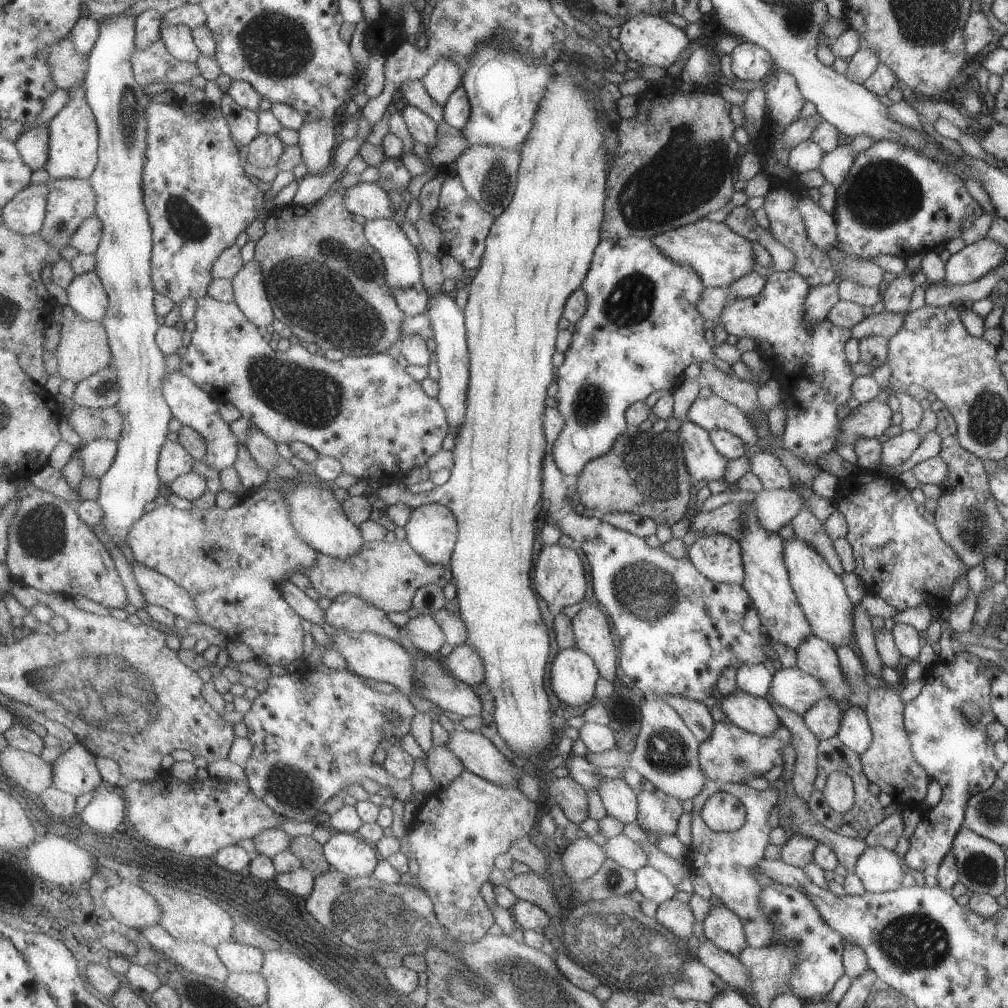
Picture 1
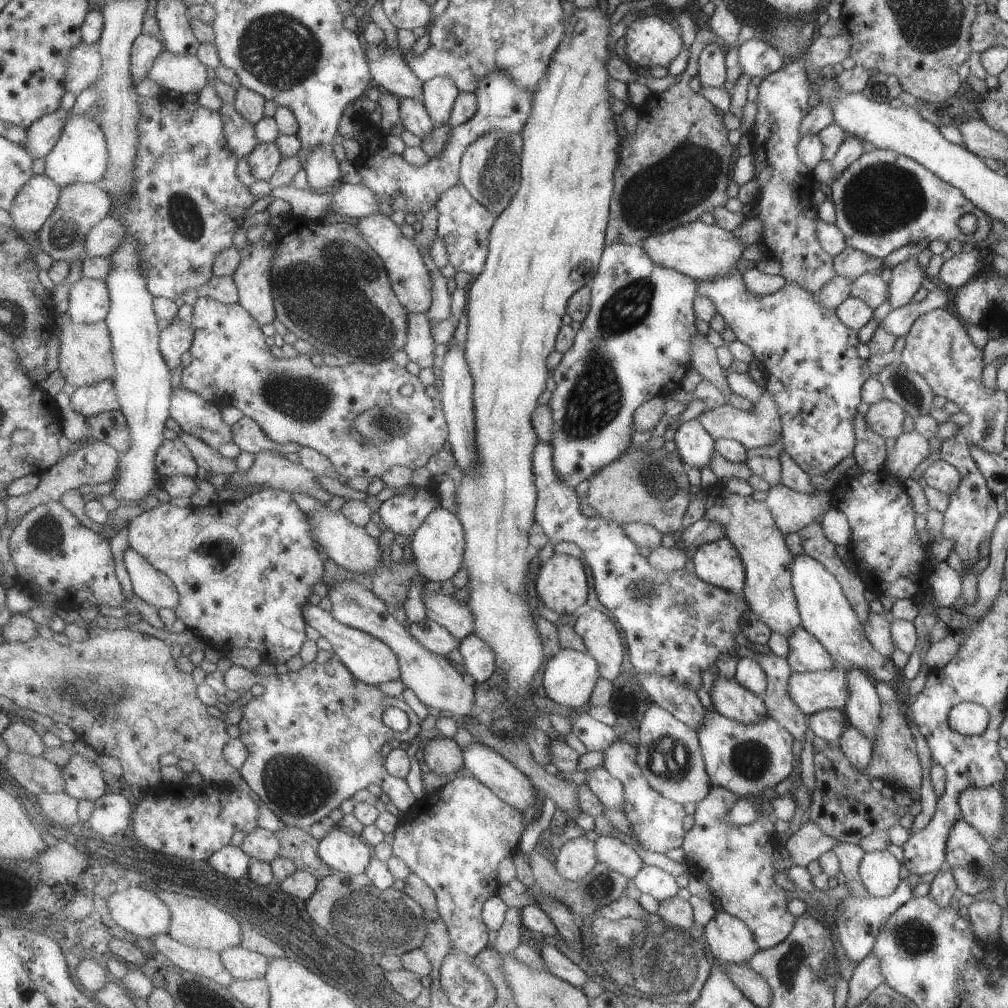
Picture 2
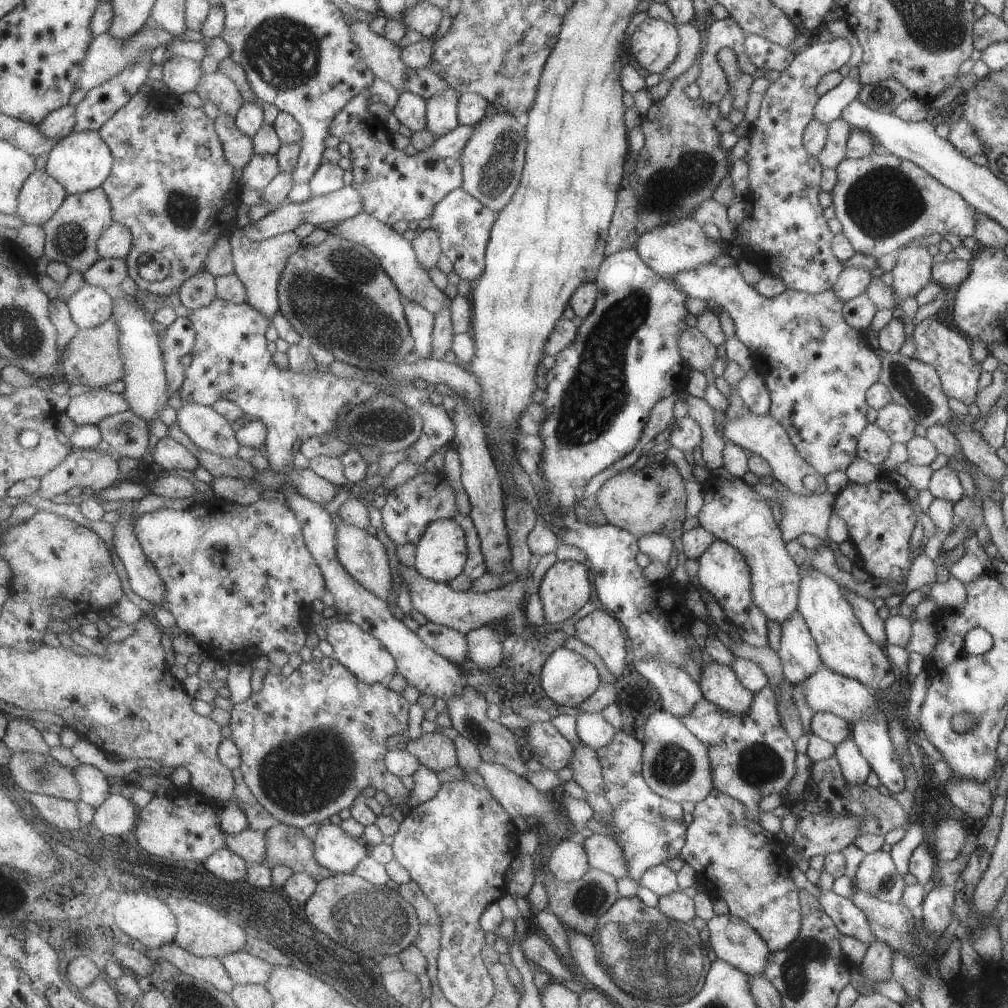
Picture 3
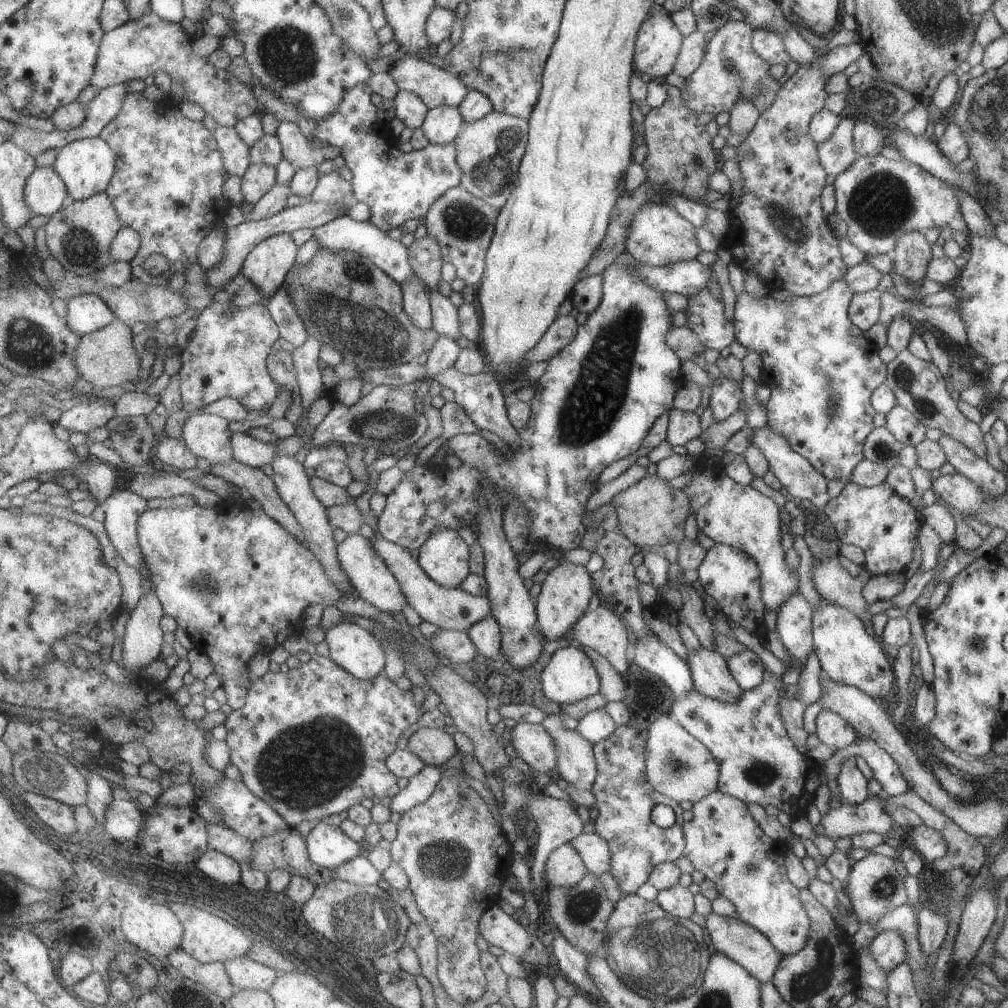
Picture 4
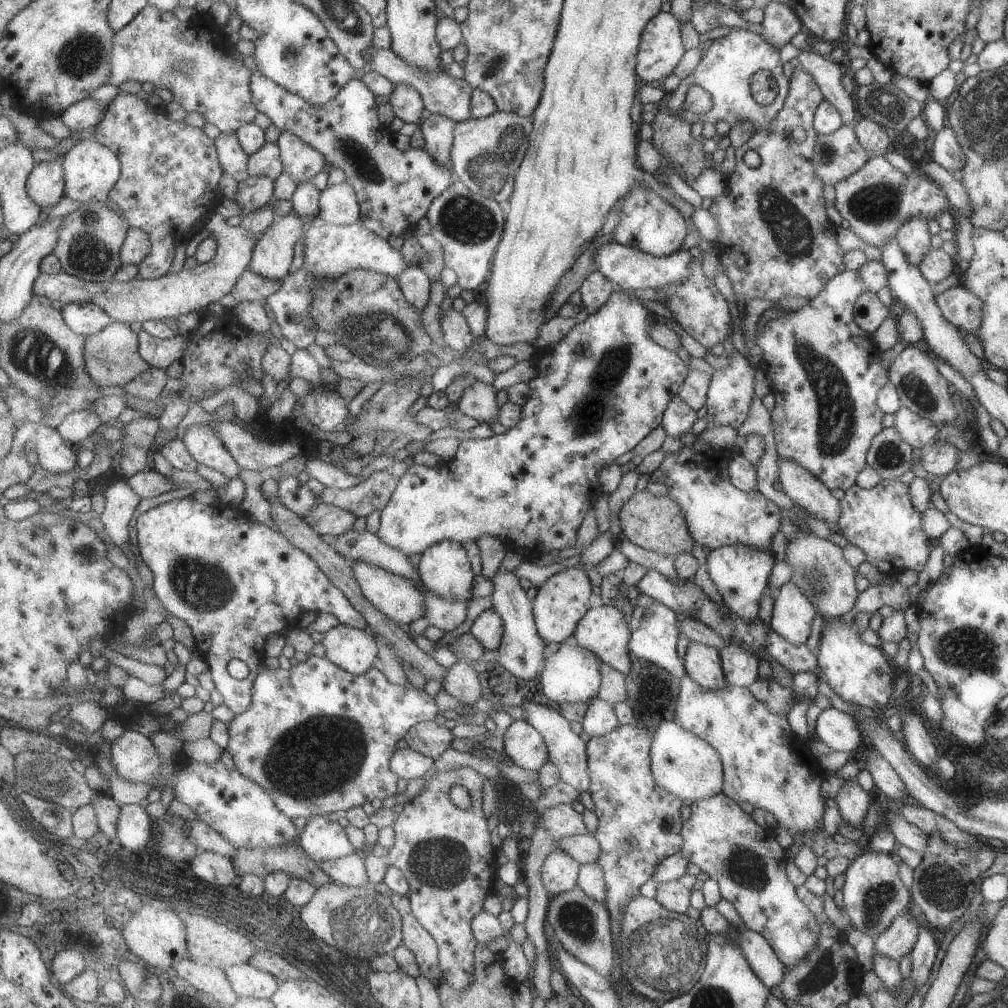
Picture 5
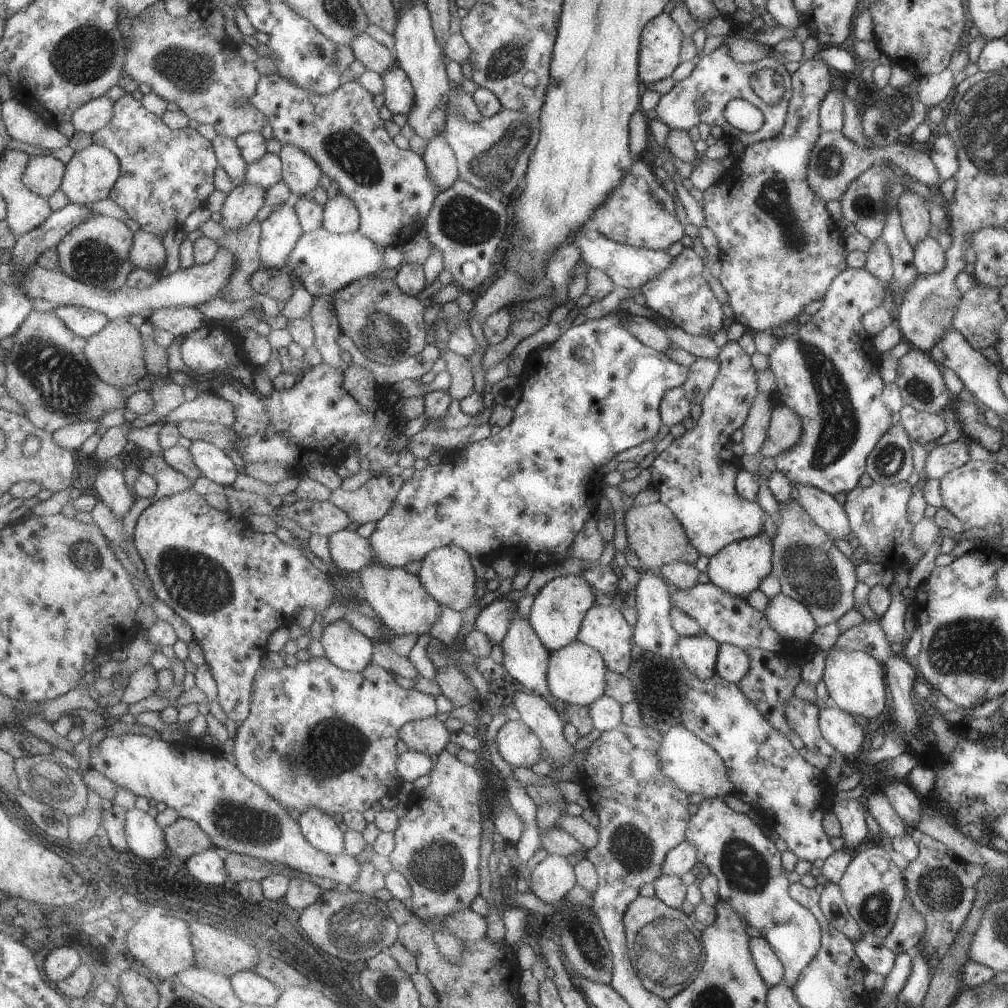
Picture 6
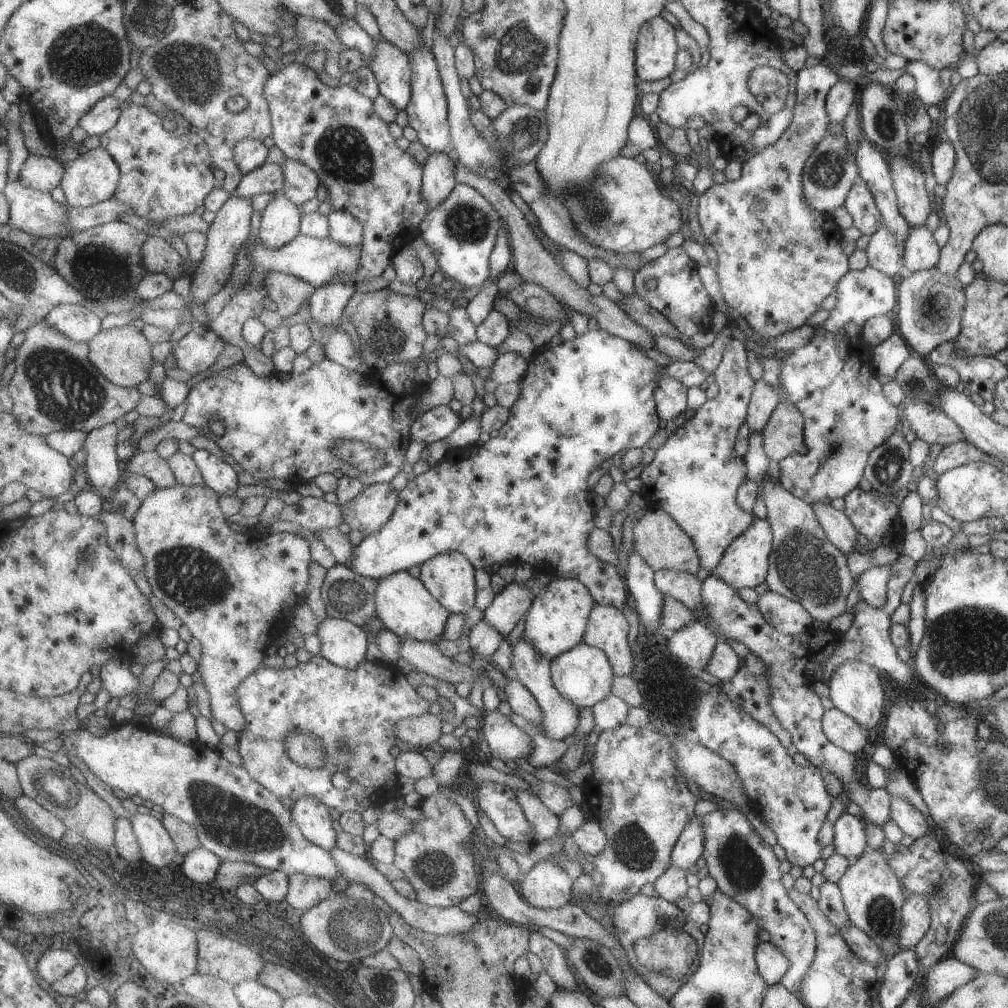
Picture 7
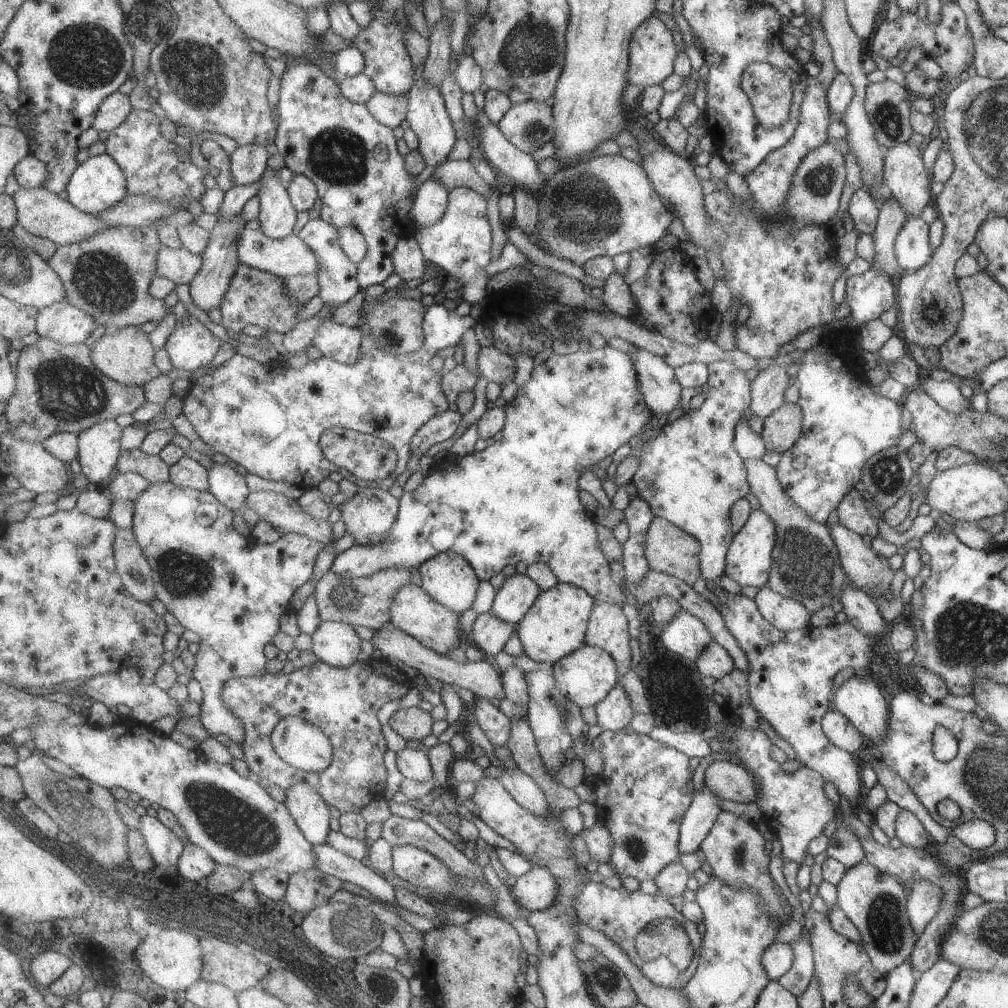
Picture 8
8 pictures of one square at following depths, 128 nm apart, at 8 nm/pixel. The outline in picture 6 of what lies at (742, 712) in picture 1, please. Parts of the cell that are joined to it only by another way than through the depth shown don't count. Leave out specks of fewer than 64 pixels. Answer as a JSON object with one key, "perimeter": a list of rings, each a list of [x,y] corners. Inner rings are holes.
{"perimeter":[[[706,633],[677,638],[676,655],[680,656],[690,672],[703,681],[716,675],[719,642]]]}

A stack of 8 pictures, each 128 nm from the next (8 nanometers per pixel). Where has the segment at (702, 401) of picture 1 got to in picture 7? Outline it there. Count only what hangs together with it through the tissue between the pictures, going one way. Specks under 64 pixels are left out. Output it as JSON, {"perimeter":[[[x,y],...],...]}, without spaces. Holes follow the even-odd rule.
{"perimeter":[[[816,502],[811,506],[816,520],[820,522],[820,526],[831,544],[834,544],[846,556],[860,550],[856,541],[859,533],[846,516],[846,512],[836,510],[830,502],[826,502],[826,504]]]}

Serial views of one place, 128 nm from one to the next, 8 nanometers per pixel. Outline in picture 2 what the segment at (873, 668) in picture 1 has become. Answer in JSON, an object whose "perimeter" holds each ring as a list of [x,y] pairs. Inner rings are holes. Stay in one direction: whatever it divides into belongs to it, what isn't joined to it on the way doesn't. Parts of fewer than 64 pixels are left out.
{"perimeter":[[[812,522],[804,528],[798,530],[798,536],[802,540],[805,554],[818,560],[823,564],[840,582],[844,594],[847,596],[848,602],[854,608],[858,620],[862,622],[862,626],[868,622],[870,618],[871,606],[864,597],[864,590],[867,586],[861,579],[859,574],[854,574],[846,567],[844,561],[836,553],[836,544],[830,542],[822,530],[820,523]]]}

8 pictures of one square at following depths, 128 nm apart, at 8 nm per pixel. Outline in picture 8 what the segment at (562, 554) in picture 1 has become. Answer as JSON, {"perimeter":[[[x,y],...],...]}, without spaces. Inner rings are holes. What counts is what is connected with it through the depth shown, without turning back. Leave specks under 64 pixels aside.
{"perimeter":[[[560,582],[554,588],[543,592],[532,611],[528,612],[526,618],[518,625],[525,655],[540,663],[556,665],[566,656],[579,652],[586,644],[592,606],[594,597],[576,584]]]}

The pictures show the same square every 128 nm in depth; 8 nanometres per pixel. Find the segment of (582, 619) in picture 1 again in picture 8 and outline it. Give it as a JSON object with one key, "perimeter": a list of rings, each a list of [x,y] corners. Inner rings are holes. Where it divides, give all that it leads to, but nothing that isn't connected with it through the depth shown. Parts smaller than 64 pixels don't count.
{"perimeter":[[[596,604],[591,612],[586,643],[610,653],[618,666],[620,676],[626,675],[630,670],[628,620],[618,604]]]}

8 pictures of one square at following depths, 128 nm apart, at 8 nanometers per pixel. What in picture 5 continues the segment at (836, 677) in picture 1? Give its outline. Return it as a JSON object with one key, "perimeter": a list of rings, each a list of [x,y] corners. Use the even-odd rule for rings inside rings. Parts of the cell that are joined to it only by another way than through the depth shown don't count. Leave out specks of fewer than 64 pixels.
{"perimeter":[[[792,581],[784,583],[773,599],[771,630],[795,645],[806,643],[817,615],[815,606]]]}

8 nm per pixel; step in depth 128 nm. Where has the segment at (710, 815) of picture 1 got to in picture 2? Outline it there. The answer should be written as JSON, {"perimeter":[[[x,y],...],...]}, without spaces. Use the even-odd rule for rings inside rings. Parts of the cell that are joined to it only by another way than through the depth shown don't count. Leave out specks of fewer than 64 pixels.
{"perimeter":[[[706,709],[704,724],[700,726],[697,736],[711,785],[734,792],[728,820],[734,826],[756,822],[760,818],[760,812],[756,806],[752,806],[753,798],[763,797],[766,788],[776,787],[792,774],[795,738],[769,715],[758,724],[744,725],[721,716],[715,709]]]}

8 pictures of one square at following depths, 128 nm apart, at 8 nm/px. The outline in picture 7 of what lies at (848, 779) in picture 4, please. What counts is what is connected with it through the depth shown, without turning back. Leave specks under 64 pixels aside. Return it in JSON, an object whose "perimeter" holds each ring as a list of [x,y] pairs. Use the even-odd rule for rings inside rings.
{"perimeter":[[[842,813],[833,824],[834,838],[831,844],[834,845],[835,852],[854,861],[868,851],[864,831],[866,823],[864,819],[849,813]]]}

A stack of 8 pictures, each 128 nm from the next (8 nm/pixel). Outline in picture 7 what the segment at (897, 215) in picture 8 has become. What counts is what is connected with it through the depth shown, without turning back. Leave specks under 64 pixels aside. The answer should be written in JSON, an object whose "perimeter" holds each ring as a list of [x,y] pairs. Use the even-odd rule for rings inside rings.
{"perimeter":[[[883,225],[871,237],[868,248],[865,251],[869,259],[869,267],[888,274],[890,277],[903,273],[903,252],[900,250],[900,246],[898,246],[896,236]]]}

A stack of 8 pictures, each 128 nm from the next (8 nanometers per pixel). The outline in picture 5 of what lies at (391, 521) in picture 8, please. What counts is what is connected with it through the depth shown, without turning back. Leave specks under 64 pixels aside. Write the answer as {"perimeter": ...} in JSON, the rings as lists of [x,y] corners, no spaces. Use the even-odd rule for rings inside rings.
{"perimeter":[[[390,470],[376,471],[358,486],[349,489],[325,487],[320,500],[330,503],[359,517],[372,516],[377,510],[386,510],[400,486],[401,478],[392,474]]]}

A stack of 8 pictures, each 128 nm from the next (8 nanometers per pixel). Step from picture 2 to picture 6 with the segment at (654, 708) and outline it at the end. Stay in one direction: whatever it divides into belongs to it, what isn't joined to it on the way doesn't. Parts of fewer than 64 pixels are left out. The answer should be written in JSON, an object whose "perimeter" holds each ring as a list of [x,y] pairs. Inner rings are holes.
{"perimeter":[[[677,722],[663,735],[661,749],[662,772],[673,780],[678,788],[691,794],[702,794],[705,798],[713,799],[730,795],[734,785],[728,776],[728,767],[722,757],[708,744],[691,733],[683,724]]]}

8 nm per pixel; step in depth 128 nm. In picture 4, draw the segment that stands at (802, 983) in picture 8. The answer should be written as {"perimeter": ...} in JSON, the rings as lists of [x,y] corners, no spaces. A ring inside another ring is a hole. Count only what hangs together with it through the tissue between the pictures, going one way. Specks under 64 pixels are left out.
{"perimeter":[[[721,791],[694,803],[693,812],[694,818],[682,826],[686,838],[683,856],[712,880],[719,895],[734,904],[739,919],[766,936],[782,956],[800,952],[808,940],[811,922],[800,901],[799,889],[786,876],[788,842],[766,836],[746,804]],[[716,864],[726,868],[716,872]]]}

